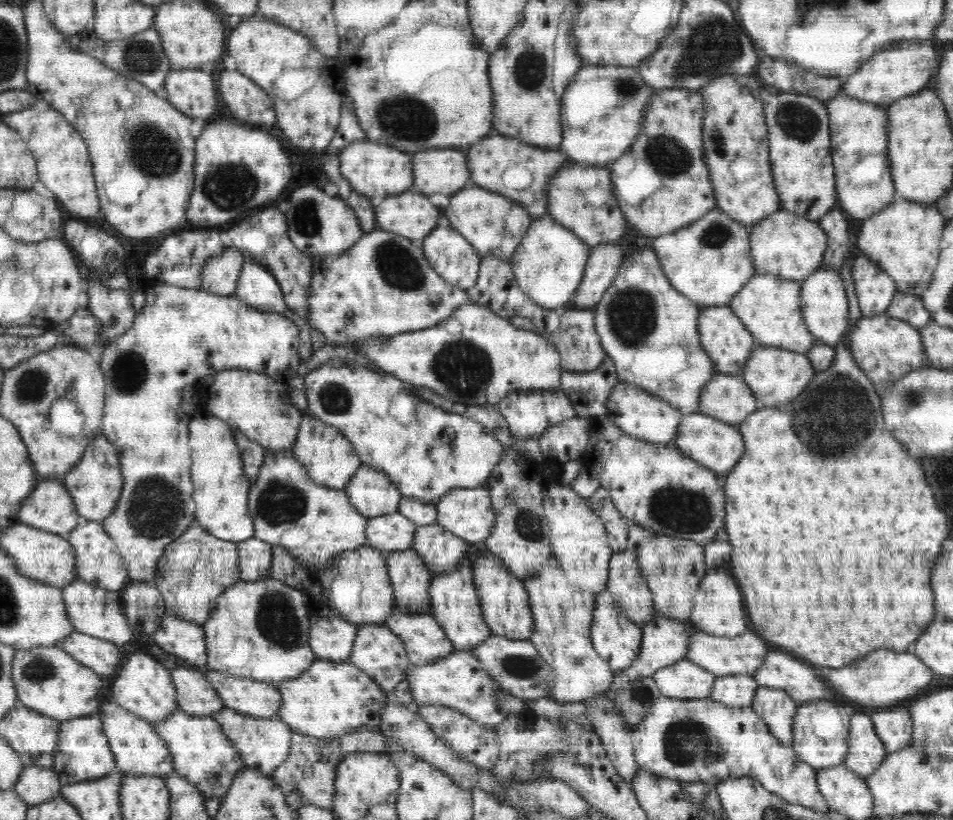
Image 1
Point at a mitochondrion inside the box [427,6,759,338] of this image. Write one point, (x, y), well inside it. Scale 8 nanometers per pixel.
(714, 44)

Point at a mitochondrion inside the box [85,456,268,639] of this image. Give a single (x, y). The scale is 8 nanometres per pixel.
(155, 508)

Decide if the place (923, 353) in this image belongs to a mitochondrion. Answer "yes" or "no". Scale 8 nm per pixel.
no

